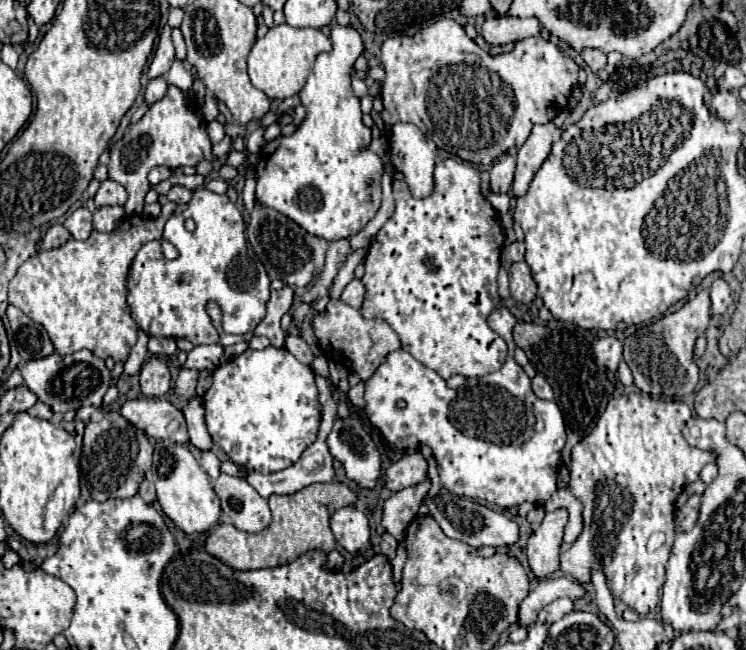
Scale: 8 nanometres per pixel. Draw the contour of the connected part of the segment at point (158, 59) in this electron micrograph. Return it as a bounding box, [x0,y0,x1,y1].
[147,26,175,80]

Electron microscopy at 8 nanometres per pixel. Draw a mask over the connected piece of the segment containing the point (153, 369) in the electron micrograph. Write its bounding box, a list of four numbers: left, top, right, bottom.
[141,356,171,398]

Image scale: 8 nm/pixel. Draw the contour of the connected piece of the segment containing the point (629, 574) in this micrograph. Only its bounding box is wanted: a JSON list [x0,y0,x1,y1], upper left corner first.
[561,391,713,616]

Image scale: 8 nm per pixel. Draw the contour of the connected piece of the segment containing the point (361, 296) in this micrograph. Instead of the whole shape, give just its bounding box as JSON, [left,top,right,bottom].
[341,278,367,308]

